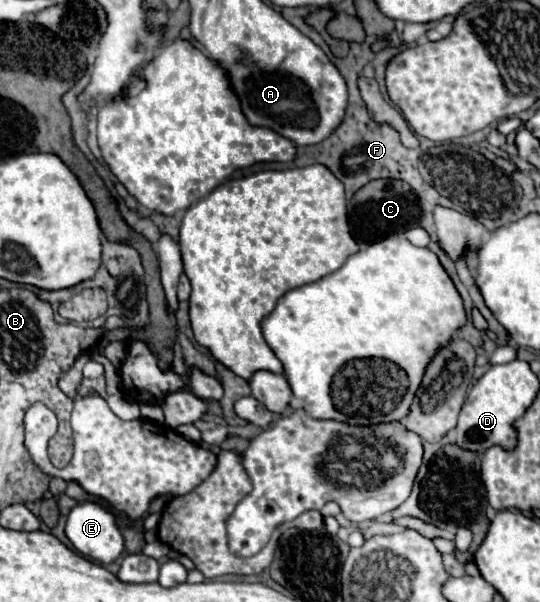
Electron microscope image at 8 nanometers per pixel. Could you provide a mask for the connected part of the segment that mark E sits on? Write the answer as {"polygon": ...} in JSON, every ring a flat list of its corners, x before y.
{"polygon":[[82,502,70,510,68,522,66,522,66,536,70,538,70,542,80,554,92,560,98,560,102,564,110,564,118,560,124,552,124,536,116,526,114,514,96,502]]}

